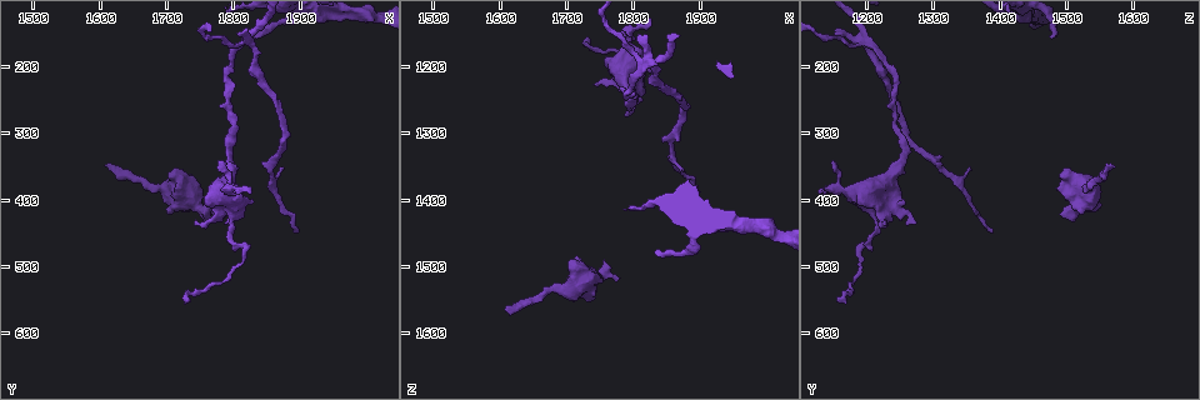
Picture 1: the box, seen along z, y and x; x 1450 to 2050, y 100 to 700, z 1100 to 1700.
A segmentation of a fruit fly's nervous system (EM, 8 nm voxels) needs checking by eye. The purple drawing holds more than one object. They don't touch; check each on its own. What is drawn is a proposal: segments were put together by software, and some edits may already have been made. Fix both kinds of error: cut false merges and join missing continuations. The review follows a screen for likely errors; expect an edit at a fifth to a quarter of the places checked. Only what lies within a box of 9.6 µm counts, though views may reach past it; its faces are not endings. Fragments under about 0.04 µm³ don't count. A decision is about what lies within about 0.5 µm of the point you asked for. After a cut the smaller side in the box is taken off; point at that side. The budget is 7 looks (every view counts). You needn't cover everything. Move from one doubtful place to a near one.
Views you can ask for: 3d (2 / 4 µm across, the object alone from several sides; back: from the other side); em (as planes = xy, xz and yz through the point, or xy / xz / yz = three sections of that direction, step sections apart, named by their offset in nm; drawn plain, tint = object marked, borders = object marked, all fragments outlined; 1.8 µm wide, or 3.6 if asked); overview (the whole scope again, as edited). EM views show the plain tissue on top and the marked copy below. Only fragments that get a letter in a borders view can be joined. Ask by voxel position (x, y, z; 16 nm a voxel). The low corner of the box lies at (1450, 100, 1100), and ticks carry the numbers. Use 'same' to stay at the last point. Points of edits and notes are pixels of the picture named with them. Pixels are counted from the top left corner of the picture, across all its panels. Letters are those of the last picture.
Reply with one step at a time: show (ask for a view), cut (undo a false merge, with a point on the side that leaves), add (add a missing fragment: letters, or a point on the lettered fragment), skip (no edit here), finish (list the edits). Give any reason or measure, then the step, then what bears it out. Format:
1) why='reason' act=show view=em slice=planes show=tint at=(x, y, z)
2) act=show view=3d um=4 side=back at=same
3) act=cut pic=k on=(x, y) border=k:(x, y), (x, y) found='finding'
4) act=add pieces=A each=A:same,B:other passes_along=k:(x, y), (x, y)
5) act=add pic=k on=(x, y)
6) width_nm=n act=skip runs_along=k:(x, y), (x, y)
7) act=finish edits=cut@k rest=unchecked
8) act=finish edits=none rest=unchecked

why='free end' act=show view=3d um=2 at=(1835, 160, 1475)

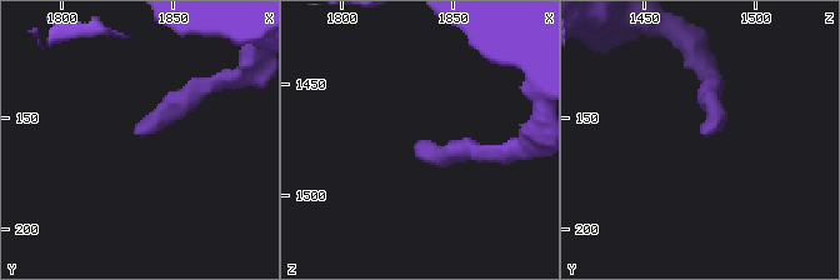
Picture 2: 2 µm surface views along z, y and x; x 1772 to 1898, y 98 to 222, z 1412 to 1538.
why='now the EM' act=show view=em slice=planes show=borders at=(1832, 155, 1477)

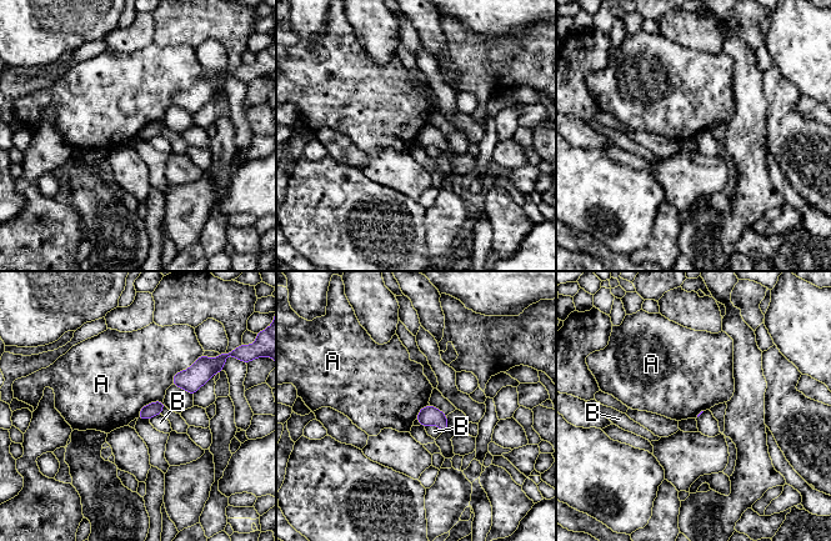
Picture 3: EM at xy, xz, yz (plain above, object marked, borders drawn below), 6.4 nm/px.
longest_contact=A:280nm act=skip each=A:other,B:other border=3:(201, 354), (179, 370), (171, 384) found='none of them fits'

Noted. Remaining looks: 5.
act=show view=3d um=4 at=(1775, 415, 1520)

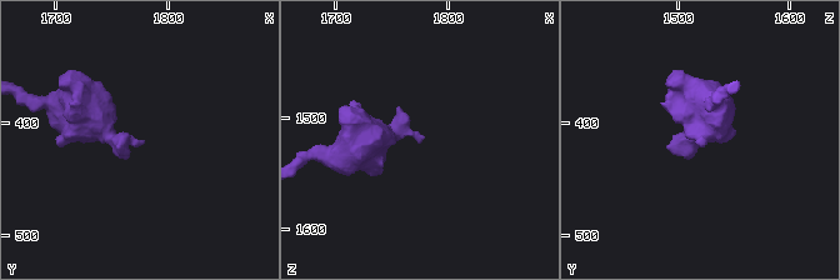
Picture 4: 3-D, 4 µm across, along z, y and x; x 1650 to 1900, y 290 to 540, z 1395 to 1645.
why='shape alone is not enough' act=show view=em um=3.6 slice=planes show=borders at=(1780, 416, 1520)

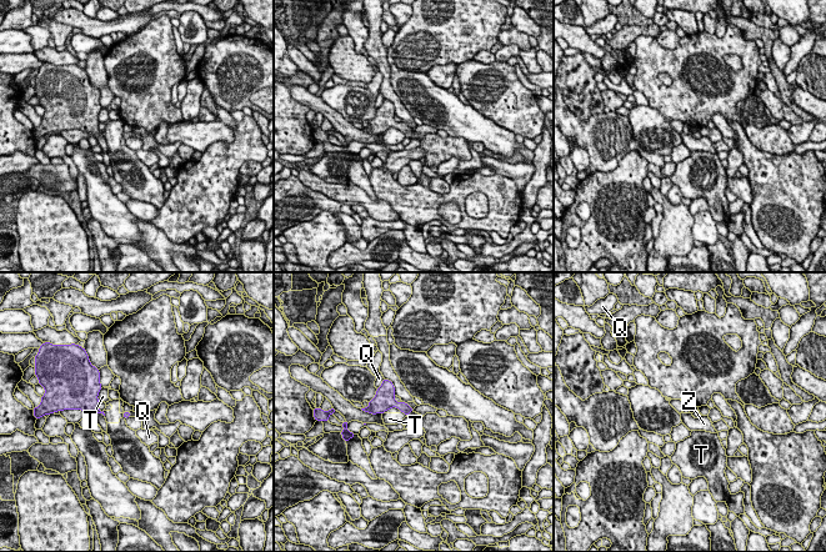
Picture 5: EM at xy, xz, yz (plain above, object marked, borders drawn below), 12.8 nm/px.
act=skip each=Q:other,T:other,Z:other border=5:(386, 379), (391, 382), (396, 395) found='none of them fits'

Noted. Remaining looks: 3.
why='branch stops here' act=show view=3d um=4 at=(1605, 350, 1560)

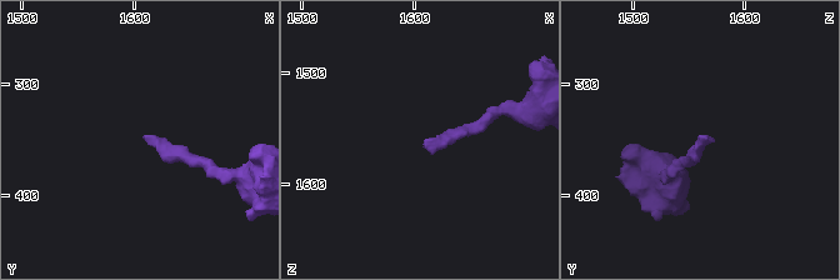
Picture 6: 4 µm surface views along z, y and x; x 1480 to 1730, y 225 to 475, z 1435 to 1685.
why='shape alone is not enough' act=show view=em slice=xy step=4 show=borders at=(1606, 346, 1562)

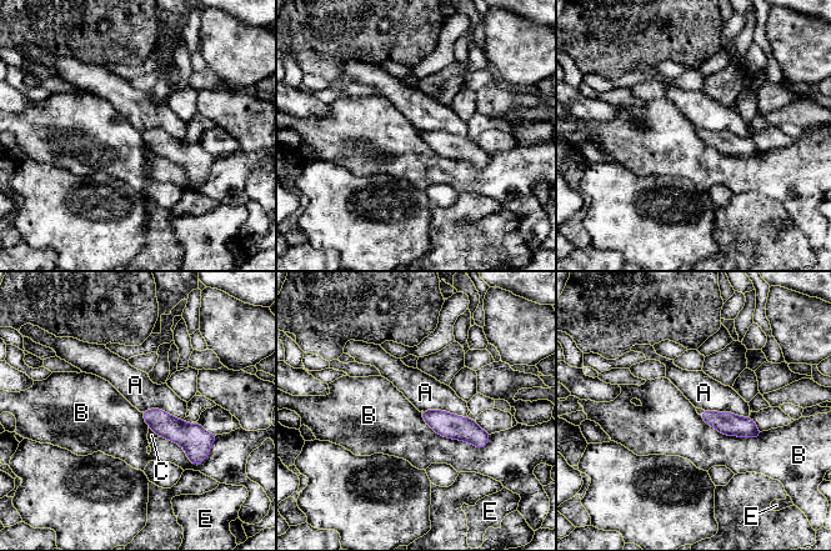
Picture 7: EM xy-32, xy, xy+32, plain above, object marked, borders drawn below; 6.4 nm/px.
why='another direction' act=show view=em slice=planes show=borders at=same

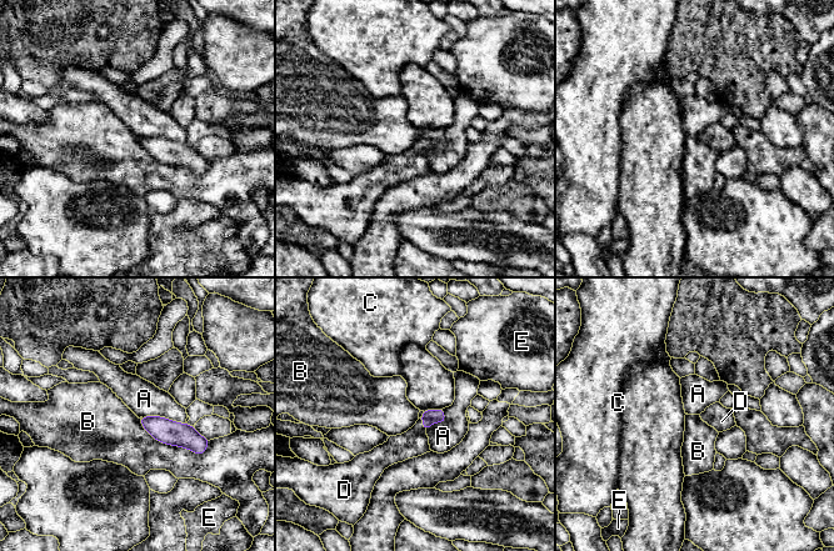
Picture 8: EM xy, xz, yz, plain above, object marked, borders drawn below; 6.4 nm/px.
width_nm=100 act=add pic=8 on=(414, 442) each=A:other,B:other,C:other,D:same,E:other passes_along=8:(430, 416), (423, 425), (414, 442) found='the cell continues'

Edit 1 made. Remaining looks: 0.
act=finish edits=add@8 rest=unchecked

